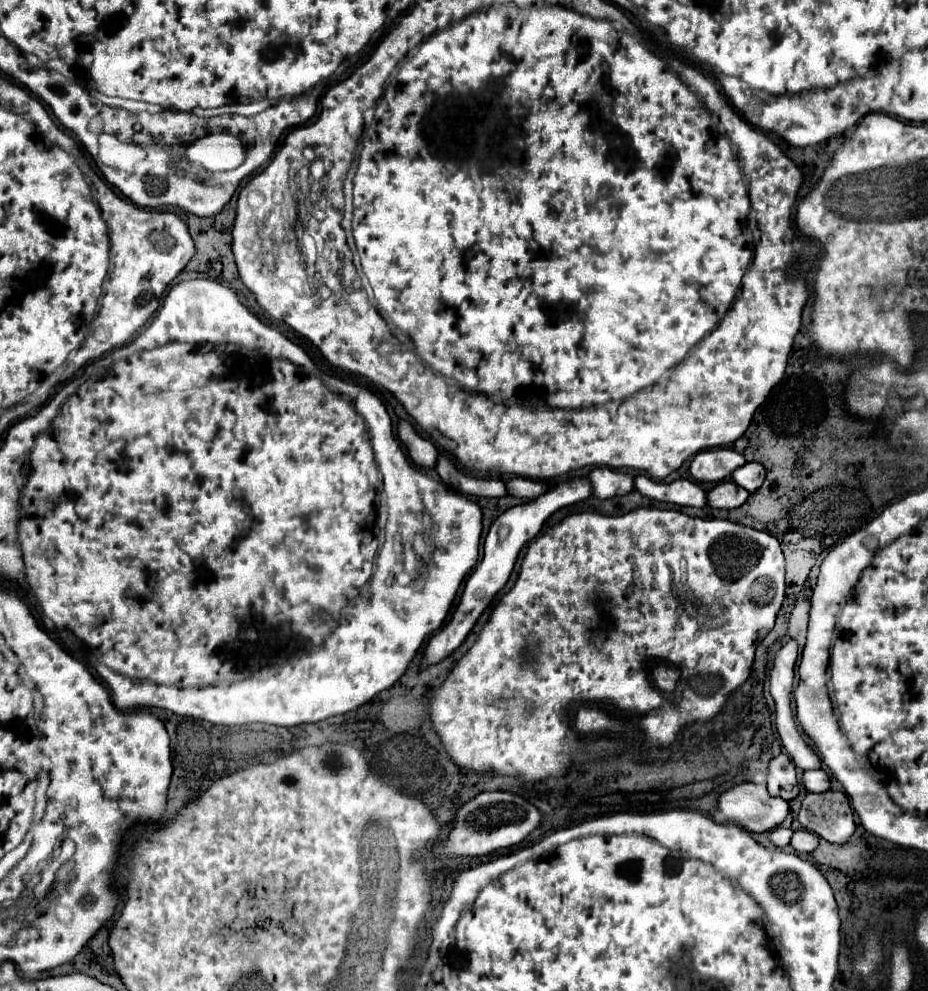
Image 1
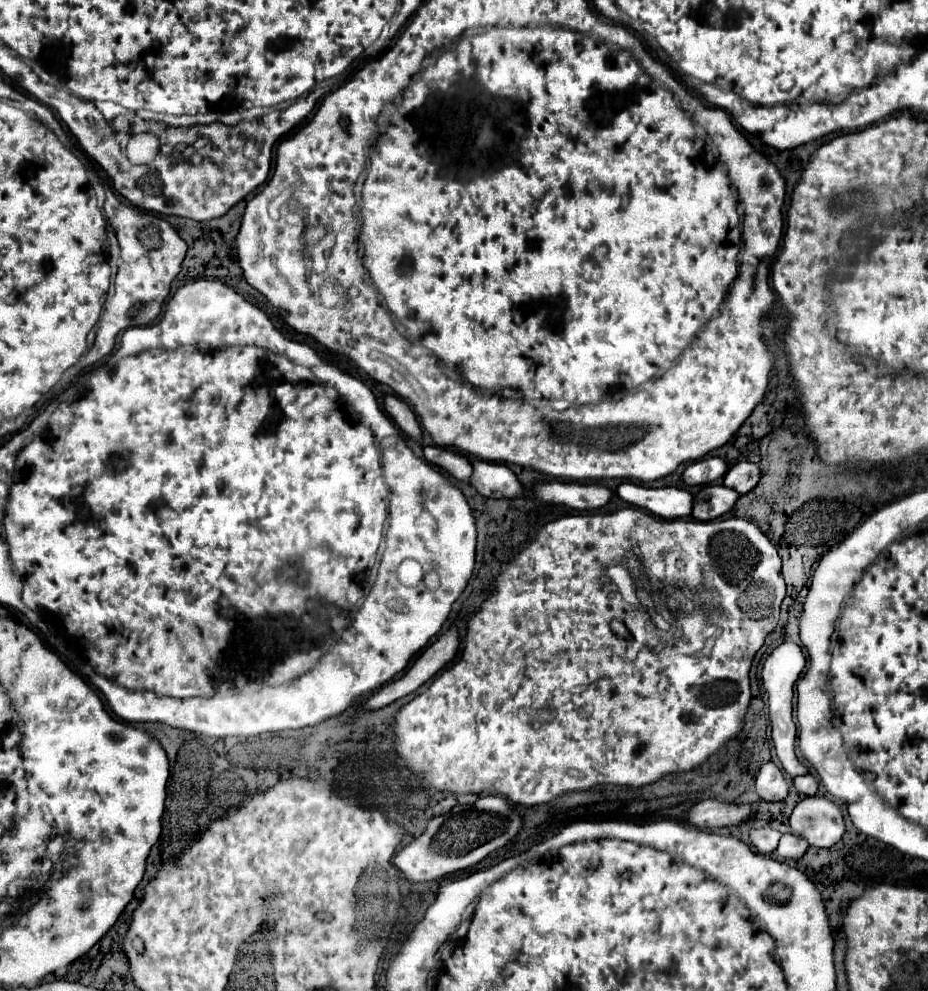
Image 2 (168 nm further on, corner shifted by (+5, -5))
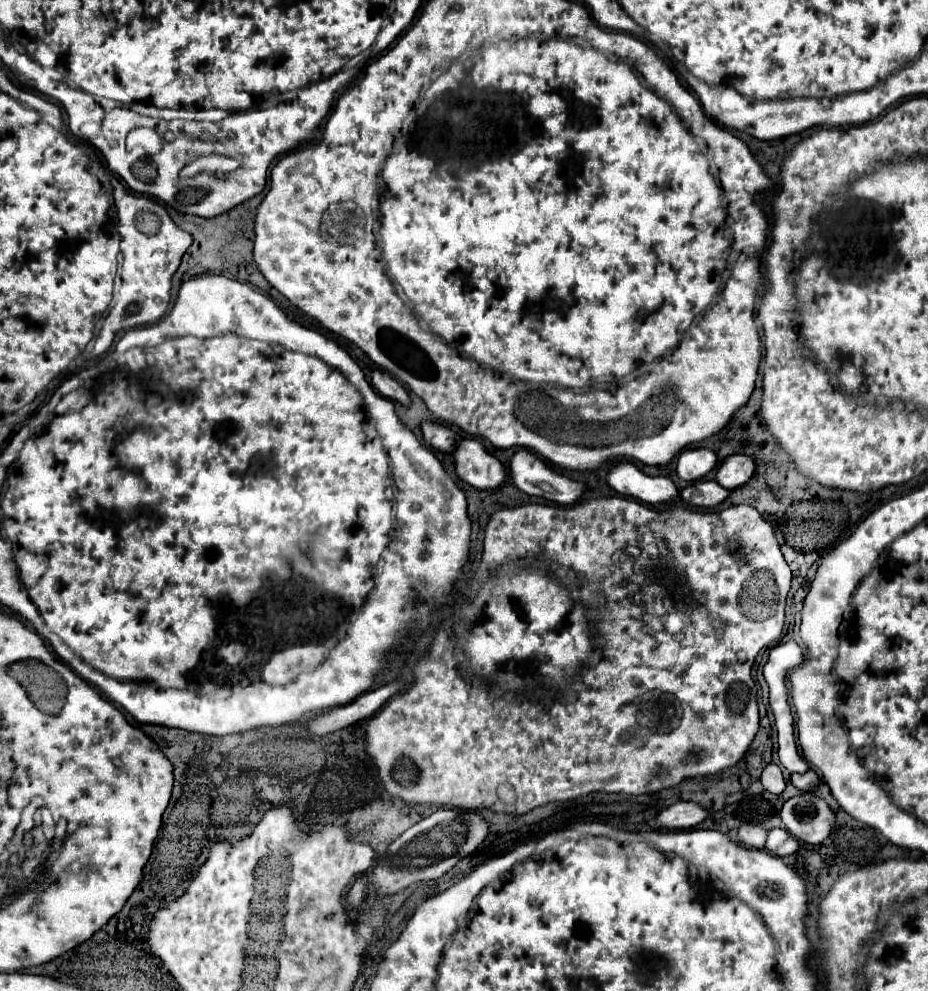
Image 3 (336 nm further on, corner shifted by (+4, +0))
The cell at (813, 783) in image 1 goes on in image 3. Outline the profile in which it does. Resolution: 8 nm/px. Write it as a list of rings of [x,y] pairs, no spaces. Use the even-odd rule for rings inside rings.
[[[807,770],[805,774],[791,774],[791,784],[801,792],[813,792],[819,786],[819,776],[813,770]]]

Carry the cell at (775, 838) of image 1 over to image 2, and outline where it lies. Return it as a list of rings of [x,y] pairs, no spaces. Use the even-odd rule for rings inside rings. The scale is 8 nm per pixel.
[[[762,827],[762,829],[752,829],[752,831],[750,831],[750,841],[752,841],[752,845],[756,847],[758,853],[764,853],[764,855],[776,851],[780,837],[782,837],[782,833],[774,831],[774,829],[770,829],[770,827]]]

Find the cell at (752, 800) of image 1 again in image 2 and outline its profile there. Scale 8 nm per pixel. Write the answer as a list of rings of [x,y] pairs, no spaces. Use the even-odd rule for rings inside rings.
[[[704,799],[688,811],[686,821],[696,829],[718,829],[738,825],[754,813],[756,805],[750,803],[738,805],[738,803],[724,803],[718,799]]]

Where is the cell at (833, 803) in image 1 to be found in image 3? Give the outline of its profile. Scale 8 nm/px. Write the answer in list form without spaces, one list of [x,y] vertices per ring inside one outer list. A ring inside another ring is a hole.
[[[805,792],[801,796],[789,798],[781,808],[781,820],[791,836],[801,842],[821,844],[835,826],[835,812],[829,804],[815,796],[813,792]]]

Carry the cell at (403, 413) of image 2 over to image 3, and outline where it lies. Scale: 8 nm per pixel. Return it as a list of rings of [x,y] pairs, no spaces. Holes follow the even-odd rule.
[[[373,370],[371,382],[373,382],[373,386],[377,388],[377,392],[379,392],[381,396],[385,396],[385,398],[389,398],[389,400],[393,400],[393,402],[399,402],[399,404],[403,404],[403,406],[409,406],[409,404],[411,404],[407,390],[405,390],[395,378],[391,378],[387,372],[383,372],[383,370]]]

